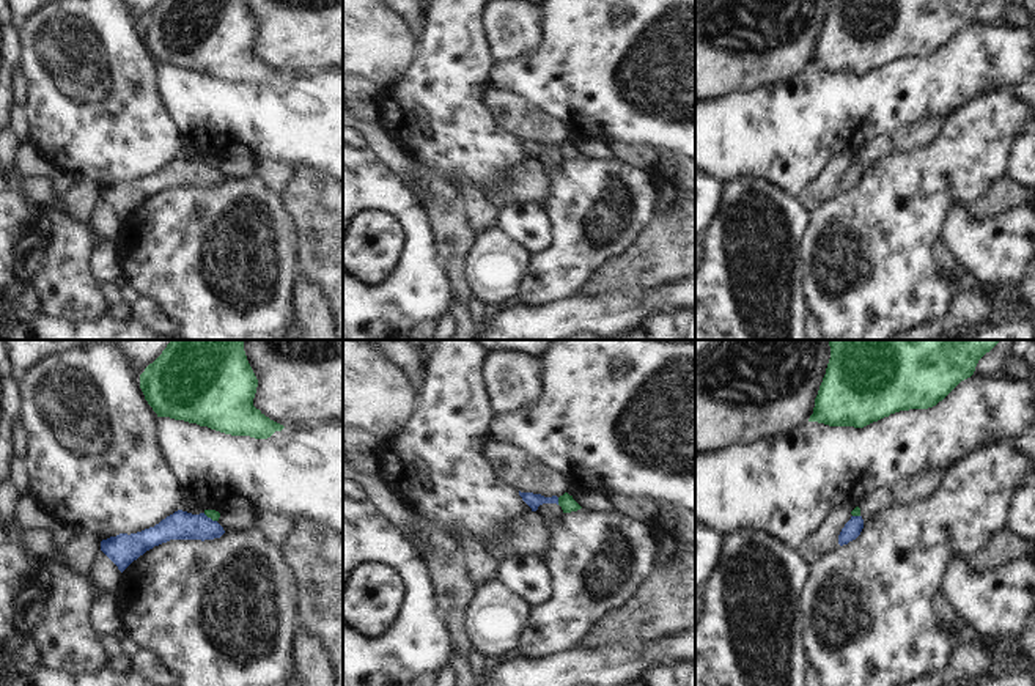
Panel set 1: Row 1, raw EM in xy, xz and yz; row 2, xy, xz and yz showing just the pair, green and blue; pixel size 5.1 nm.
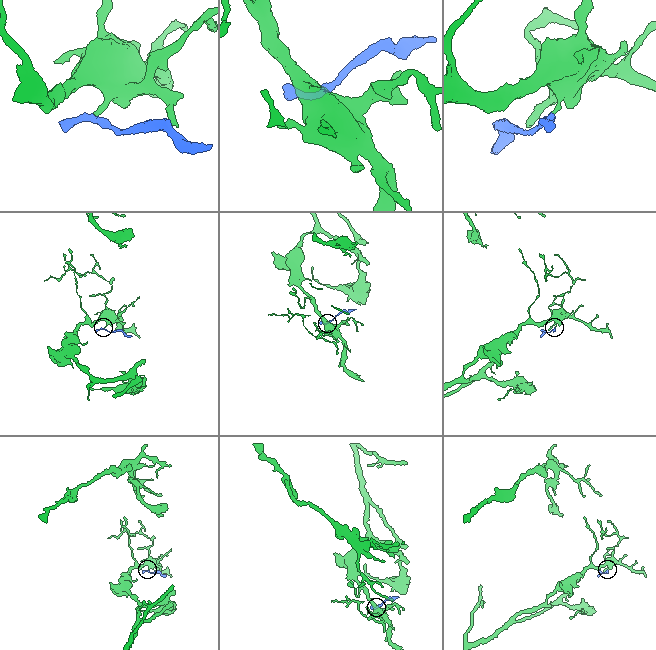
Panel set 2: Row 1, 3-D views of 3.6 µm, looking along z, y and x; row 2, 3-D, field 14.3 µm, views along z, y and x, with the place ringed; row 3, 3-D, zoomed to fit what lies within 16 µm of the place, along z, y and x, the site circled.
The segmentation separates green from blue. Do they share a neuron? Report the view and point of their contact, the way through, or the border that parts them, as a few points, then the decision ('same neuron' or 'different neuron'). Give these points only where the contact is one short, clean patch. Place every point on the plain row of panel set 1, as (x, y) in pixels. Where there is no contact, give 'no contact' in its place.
xz (559, 148) | along xz (557, 145), (559, 151) | different neuron

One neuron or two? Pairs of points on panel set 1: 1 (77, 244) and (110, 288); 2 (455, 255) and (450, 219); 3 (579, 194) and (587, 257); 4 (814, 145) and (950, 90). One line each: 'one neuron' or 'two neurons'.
1: two neurons
2: one neuron
3: one neuron
4: one neuron

